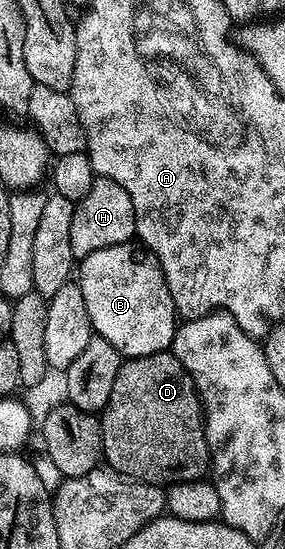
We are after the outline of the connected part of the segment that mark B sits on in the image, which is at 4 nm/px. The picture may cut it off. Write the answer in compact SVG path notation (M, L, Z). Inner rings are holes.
M130 243L103 247L103 251L91 251L91 255L80 258L75 283L83 291L83 303L89 305L87 315L93 324L94 334L107 339L111 347L119 350L122 358L164 353L172 346L179 324L177 308L173 306L171 291L167 291L167 283L157 256L148 249L140 244Z

